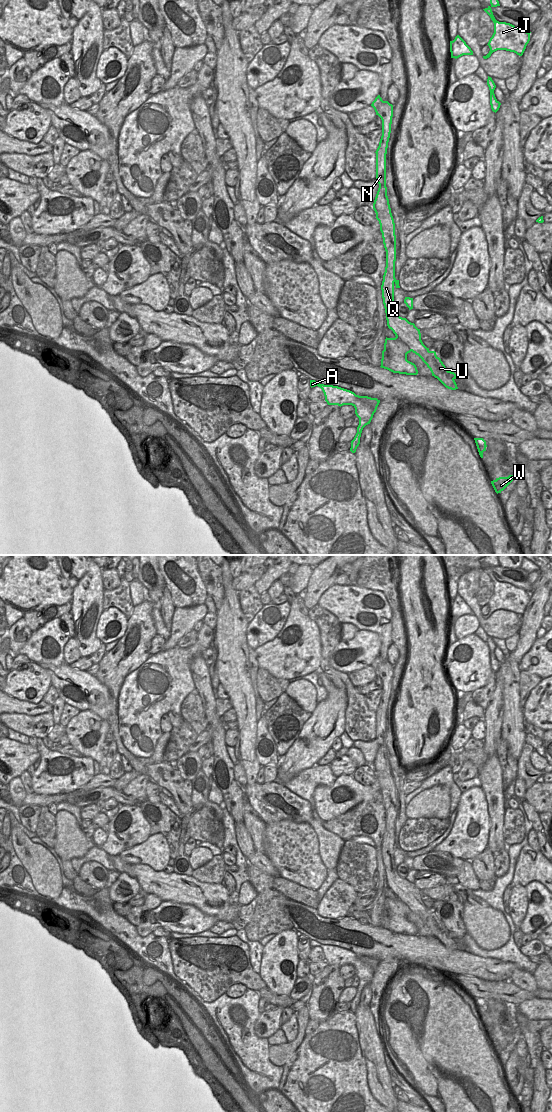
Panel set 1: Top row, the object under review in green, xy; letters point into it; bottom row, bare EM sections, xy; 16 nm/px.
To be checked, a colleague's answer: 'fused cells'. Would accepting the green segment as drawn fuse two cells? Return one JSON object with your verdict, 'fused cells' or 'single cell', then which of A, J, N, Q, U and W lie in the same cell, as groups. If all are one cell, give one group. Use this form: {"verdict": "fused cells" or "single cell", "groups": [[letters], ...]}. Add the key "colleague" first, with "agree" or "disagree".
{"colleague": "agree", "verdict": "fused cells", "groups": [["A", "J"], ["N", "Q", "U", "W"]]}

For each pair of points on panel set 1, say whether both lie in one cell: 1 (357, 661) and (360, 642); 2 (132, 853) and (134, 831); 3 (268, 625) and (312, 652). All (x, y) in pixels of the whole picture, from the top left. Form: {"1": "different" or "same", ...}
{"1": "same", "2": "different", "3": "different"}

